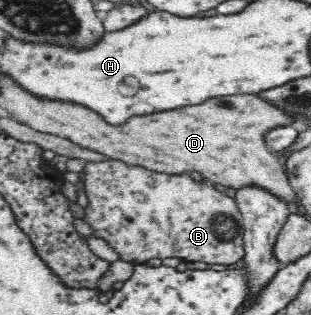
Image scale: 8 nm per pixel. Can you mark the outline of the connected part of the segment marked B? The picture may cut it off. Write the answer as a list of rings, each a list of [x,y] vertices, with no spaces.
[[[108,159],[87,162],[81,173],[80,186],[89,200],[82,218],[93,228],[93,234],[111,246],[123,261],[142,263],[151,258],[175,257],[184,261],[208,264],[233,264],[244,255],[244,218],[237,203],[217,186],[194,180],[189,173],[153,173],[141,166]]]

